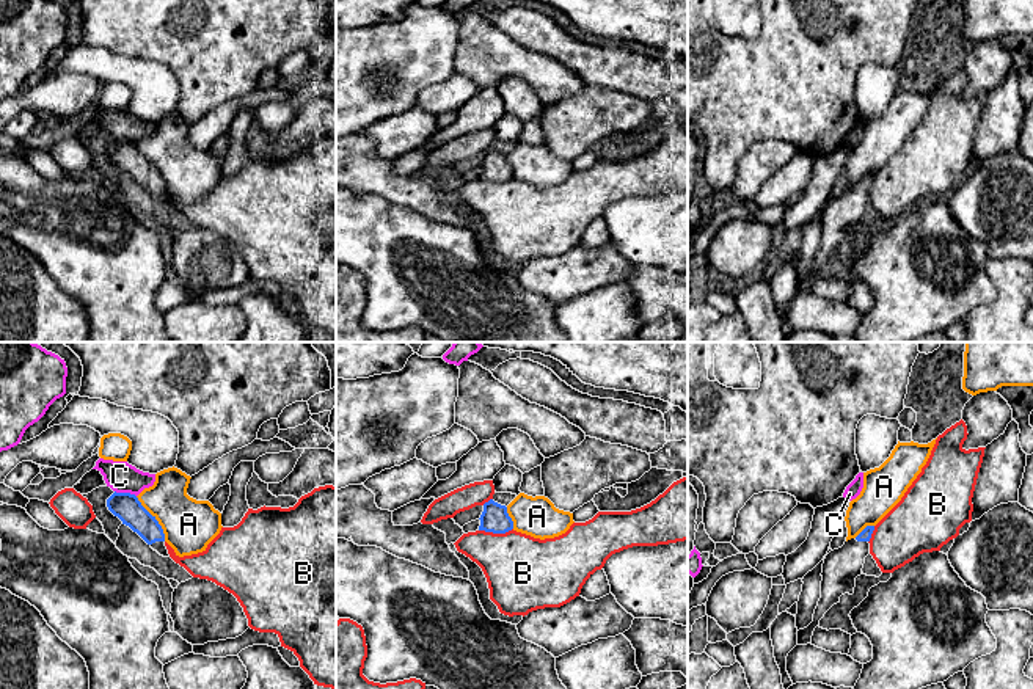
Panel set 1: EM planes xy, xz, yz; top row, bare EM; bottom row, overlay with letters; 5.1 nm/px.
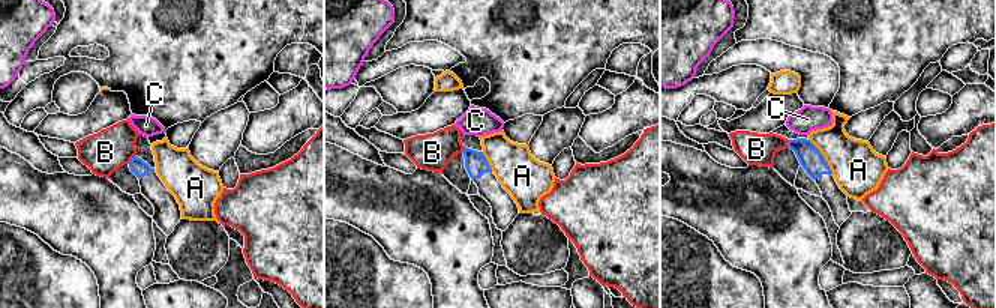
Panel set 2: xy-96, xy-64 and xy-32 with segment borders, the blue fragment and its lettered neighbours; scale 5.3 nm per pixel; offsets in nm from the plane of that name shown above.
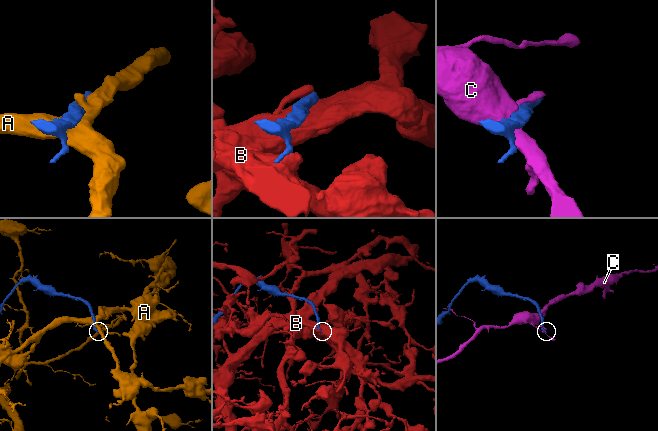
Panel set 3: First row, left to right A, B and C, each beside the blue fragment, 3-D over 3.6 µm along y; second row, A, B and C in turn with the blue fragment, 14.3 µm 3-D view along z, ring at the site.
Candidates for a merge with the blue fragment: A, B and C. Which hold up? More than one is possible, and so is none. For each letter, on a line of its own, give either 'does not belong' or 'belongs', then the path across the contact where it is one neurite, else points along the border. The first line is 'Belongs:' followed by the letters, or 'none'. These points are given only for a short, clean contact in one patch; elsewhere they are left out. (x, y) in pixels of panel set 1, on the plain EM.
Belongs: none
A: does not belong
B: does not belong
C: does not belong

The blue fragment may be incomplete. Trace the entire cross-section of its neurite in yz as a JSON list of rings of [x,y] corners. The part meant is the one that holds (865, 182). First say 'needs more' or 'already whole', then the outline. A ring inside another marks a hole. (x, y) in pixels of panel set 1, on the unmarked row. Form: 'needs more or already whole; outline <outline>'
needs more; outline [[[867,174],[856,187],[845,190],[838,198],[830,199],[823,212],[821,246],[813,262],[813,270],[798,279],[798,293],[812,292],[812,284],[824,262],[845,242],[852,243],[856,226],[862,223],[865,206],[870,202],[870,187],[874,174]]]

